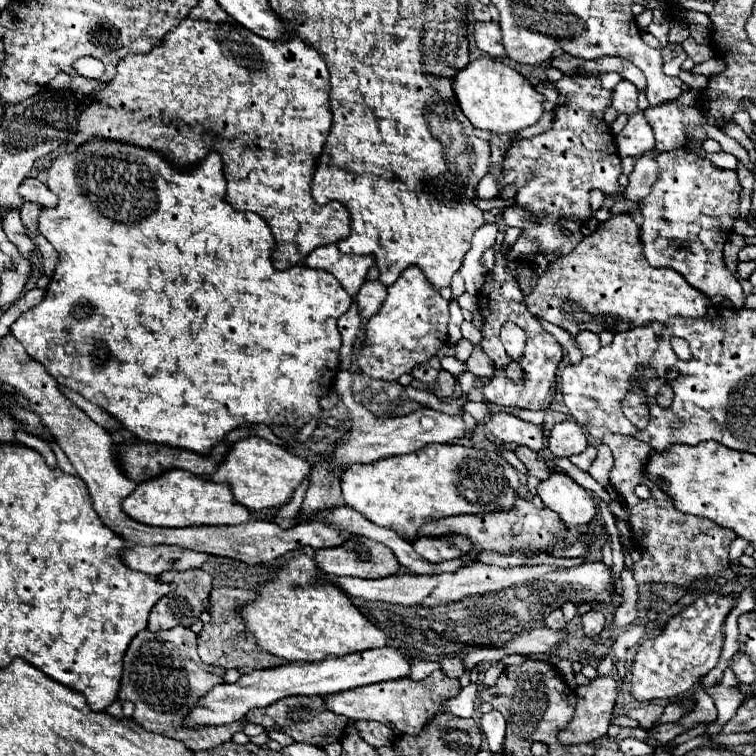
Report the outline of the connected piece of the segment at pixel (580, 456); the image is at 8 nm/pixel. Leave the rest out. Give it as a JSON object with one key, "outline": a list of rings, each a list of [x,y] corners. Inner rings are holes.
{"outline":[[[589,445],[585,451],[581,451],[581,453],[577,453],[577,455],[572,455],[569,457],[571,463],[575,463],[579,469],[583,469],[583,471],[587,471],[589,469],[589,465],[593,463],[593,459],[595,459],[595,455],[597,455],[597,447],[593,447],[593,445]]]}

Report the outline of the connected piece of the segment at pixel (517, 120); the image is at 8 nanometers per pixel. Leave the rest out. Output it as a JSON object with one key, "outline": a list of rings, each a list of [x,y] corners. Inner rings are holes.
{"outline":[[[491,57],[475,59],[461,69],[455,75],[453,91],[461,111],[469,117],[473,127],[493,133],[519,133],[521,129],[535,125],[545,111],[545,97],[515,69]]]}

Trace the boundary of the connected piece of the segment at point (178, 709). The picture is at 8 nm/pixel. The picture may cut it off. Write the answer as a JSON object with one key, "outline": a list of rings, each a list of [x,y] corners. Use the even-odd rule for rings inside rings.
{"outline":[[[173,627],[169,631],[157,631],[157,633],[143,629],[139,635],[133,637],[123,657],[123,679],[121,679],[119,699],[135,703],[133,719],[145,729],[179,739],[191,751],[207,751],[215,749],[215,745],[231,741],[233,733],[243,731],[247,723],[243,719],[223,727],[199,727],[199,729],[185,727],[187,713],[195,707],[199,697],[203,697],[215,685],[223,683],[223,675],[225,669],[207,665],[199,659],[197,635],[191,629]]]}

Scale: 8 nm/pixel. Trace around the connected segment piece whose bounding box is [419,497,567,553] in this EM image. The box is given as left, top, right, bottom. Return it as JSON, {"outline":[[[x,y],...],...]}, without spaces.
{"outline":[[[519,499],[515,501],[515,509],[509,513],[485,513],[485,515],[455,515],[447,519],[439,519],[435,523],[427,523],[419,529],[419,535],[449,535],[449,533],[461,533],[467,535],[473,541],[473,547],[483,549],[495,549],[499,553],[507,553],[513,549],[543,549],[551,551],[549,545],[557,539],[563,539],[565,523],[561,523],[559,515],[555,511],[537,509],[533,503]]]}

